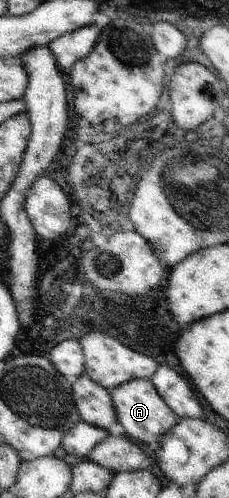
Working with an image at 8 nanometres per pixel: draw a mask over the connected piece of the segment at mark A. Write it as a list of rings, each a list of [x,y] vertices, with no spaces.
[[[131,379],[129,382],[119,384],[110,391],[117,421],[125,429],[126,435],[145,444],[159,444],[161,437],[171,430],[180,418],[163,402],[151,379]]]

